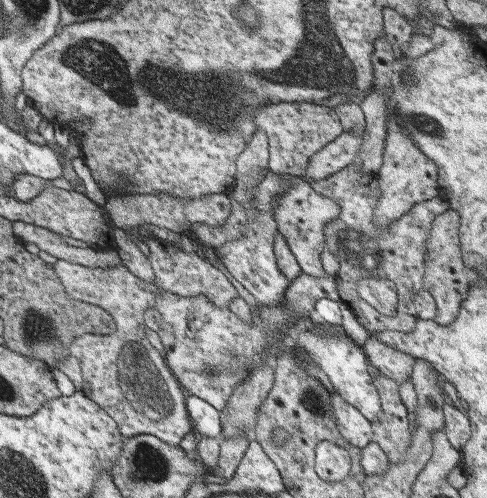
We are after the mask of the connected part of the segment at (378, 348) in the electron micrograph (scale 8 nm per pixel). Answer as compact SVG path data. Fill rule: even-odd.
M374 336L365 341L362 351L368 366L379 370L379 373L387 378L395 380L398 385L408 380L408 378L410 379L412 366L416 359L409 354L377 341Z

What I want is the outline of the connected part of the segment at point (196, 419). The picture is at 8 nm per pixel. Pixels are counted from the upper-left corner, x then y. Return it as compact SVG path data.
M190 395L188 409L193 422L197 425L194 431L199 437L207 435L222 438L222 411L195 395Z

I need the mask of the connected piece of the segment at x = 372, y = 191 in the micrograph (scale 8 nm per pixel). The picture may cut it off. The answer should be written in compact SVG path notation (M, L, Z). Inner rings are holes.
M353 164L337 174L329 175L326 179L313 179L310 183L313 189L337 201L341 207L341 218L335 218L325 226L325 245L337 258L339 264L339 269L334 276L340 292L339 299L346 302L357 322L372 335L387 330L405 334L413 330L417 319L412 300L413 295L423 289L425 243L433 219L448 209L448 203L437 197L415 203L405 214L384 224L384 227L374 227L372 211L379 196L374 182L374 173L365 172L360 165ZM339 223L342 224L343 229L336 231L335 226ZM377 272L392 281L395 287L397 306L394 316L385 316L377 312L356 291L358 278L367 278Z

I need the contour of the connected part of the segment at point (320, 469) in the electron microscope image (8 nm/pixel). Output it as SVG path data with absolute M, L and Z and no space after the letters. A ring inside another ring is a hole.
M323 441L316 448L314 464L318 476L327 482L343 482L353 468L353 457L343 445Z

